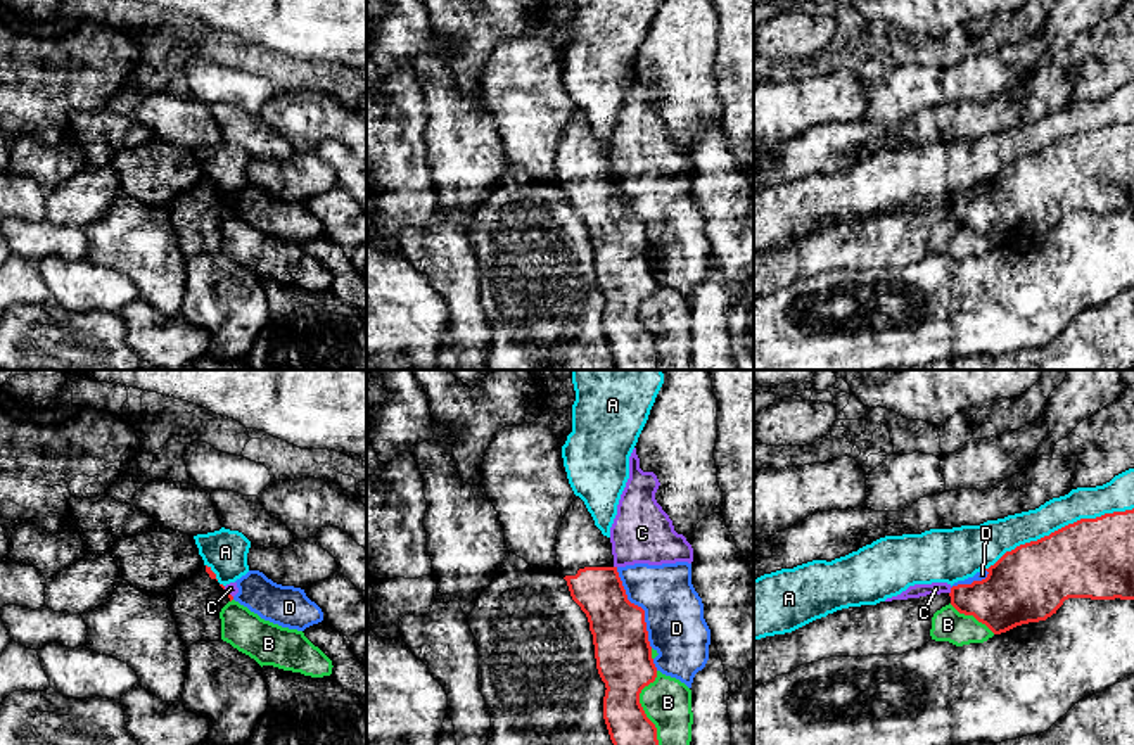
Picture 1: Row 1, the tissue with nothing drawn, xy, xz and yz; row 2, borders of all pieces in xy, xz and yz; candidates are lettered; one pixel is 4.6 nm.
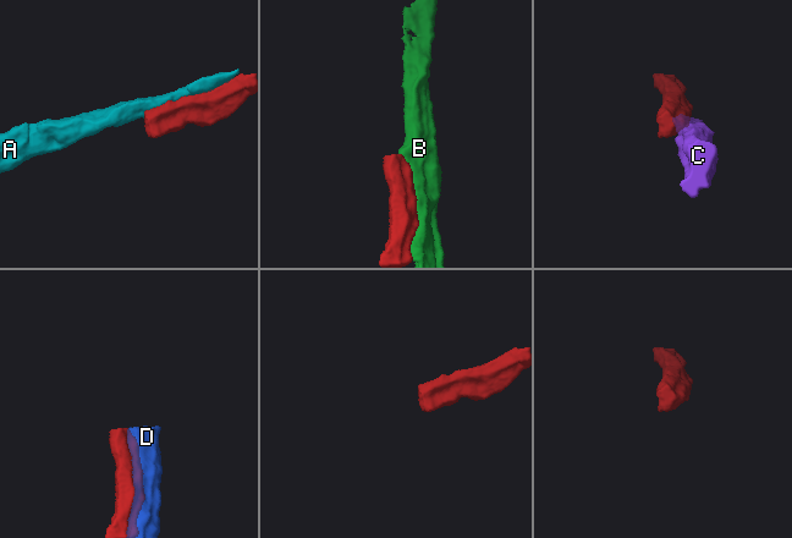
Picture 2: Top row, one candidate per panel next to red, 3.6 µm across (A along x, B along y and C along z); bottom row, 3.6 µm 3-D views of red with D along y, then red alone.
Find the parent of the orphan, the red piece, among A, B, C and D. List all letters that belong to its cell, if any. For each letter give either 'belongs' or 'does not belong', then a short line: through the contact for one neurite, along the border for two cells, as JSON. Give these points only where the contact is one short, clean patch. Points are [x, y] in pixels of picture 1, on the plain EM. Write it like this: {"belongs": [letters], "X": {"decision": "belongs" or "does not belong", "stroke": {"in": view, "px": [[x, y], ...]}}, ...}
{"belongs": [], "A": {"decision": "does not belong"}, "B": {"decision": "does not belong"}, "C": {"decision": "does not belong", "stroke": {"in": "yz", "px": [[951, 201], [949, 206]]}}, "D": {"decision": "does not belong"}}

